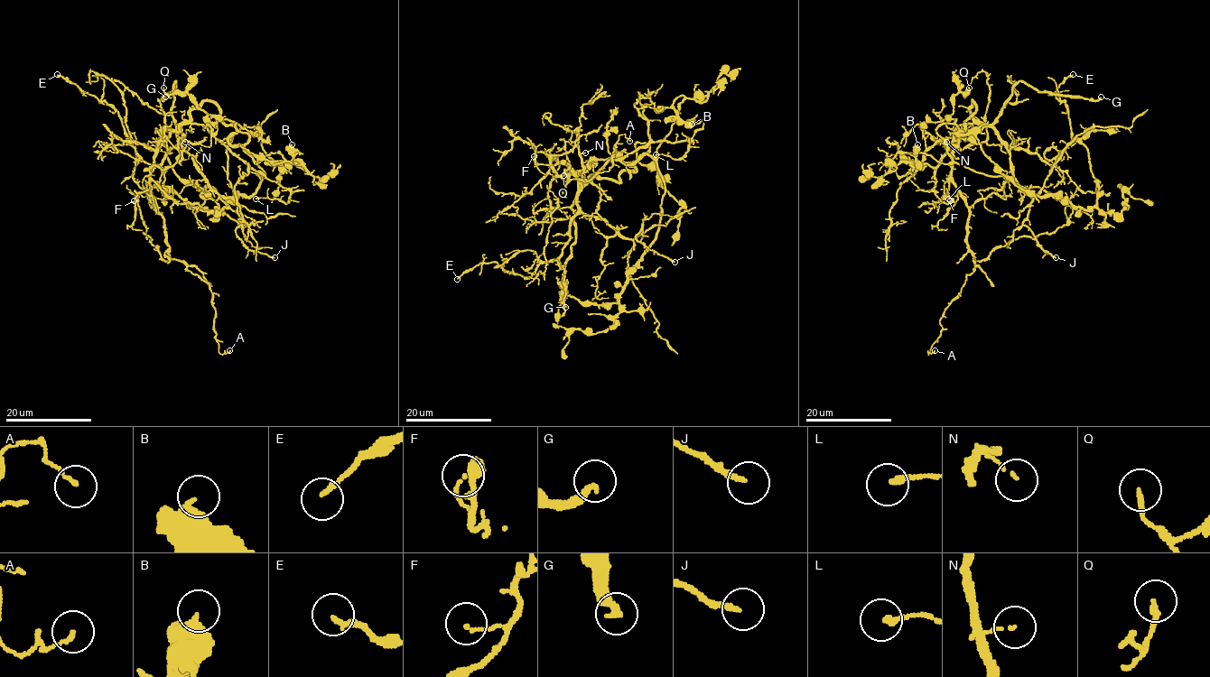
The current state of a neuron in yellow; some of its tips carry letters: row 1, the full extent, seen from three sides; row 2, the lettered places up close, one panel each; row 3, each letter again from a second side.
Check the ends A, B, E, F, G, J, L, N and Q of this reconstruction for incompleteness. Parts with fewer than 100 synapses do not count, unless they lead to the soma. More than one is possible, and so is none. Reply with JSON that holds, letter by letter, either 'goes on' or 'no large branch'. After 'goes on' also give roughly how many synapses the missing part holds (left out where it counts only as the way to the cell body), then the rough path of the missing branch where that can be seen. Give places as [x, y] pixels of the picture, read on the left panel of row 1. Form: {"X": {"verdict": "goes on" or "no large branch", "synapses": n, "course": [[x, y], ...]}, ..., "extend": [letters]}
{"A": {"verdict": "no large branch"}, "B": {"verdict": "no large branch"}, "E": {"verdict": "no large branch"}, "F": {"verdict": "no large branch"}, "G": {"verdict": "goes on"}, "J": {"verdict": "no large branch"}, "L": {"verdict": "no large branch"}, "N": {"verdict": "no large branch"}, "Q": {"verdict": "no large branch"}, "extend": ["G"]}

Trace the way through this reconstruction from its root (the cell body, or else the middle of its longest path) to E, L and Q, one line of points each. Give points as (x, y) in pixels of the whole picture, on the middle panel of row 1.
E: (609, 160), (580, 192), (569, 241), (556, 258), (543, 261), (529, 278), (491, 262), (479, 263), (457, 279)
L: (609, 160), (621, 160), (651, 142), (690, 141), (687, 151), (681, 158), (656, 154)
Q: (609, 160), (636, 162), (649, 145), (636, 143), (629, 162), (614, 156), (592, 159), (563, 175)

